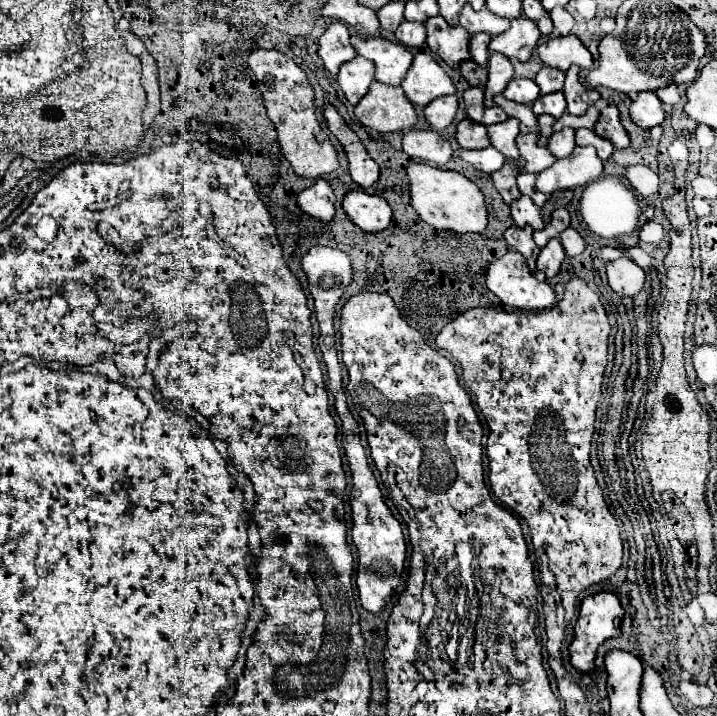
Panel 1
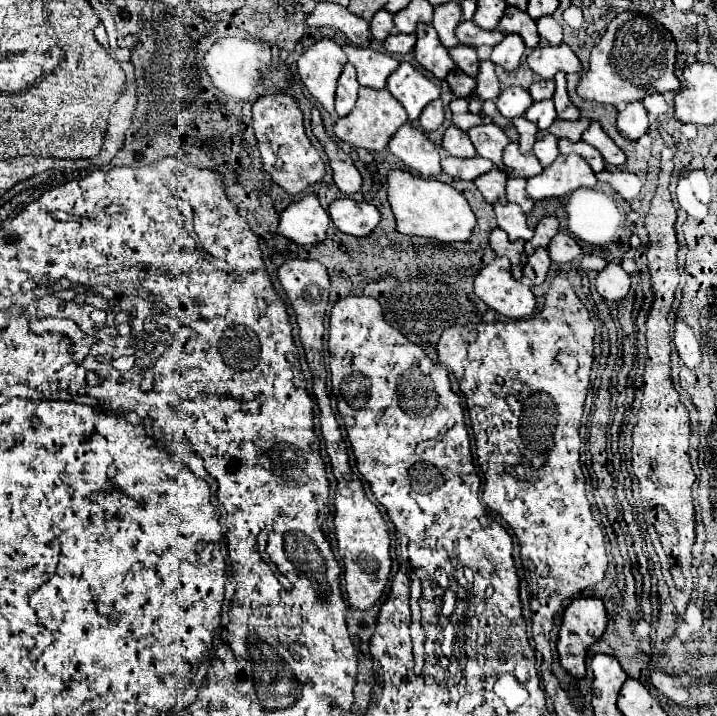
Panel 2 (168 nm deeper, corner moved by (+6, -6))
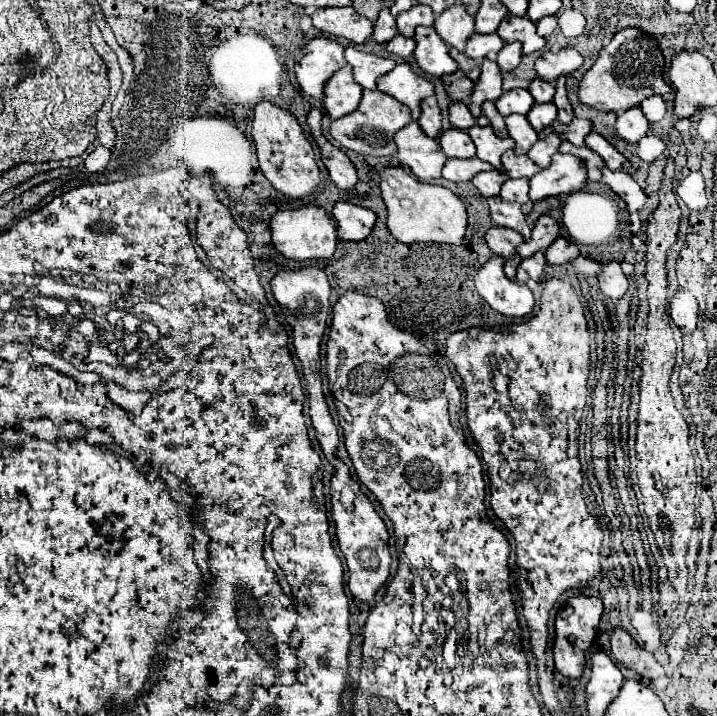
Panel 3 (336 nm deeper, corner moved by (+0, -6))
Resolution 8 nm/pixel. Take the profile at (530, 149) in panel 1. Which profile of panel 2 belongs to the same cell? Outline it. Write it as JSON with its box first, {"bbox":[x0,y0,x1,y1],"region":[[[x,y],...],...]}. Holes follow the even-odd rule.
{"bbox":[503,142,543,178],"region":[[[511,142],[505,146],[503,164],[505,164],[507,176],[511,176],[511,178],[515,178],[515,176],[531,178],[531,176],[541,174],[541,170],[543,170],[543,166],[537,162],[537,158],[533,154],[521,154],[519,152],[517,142]]]}

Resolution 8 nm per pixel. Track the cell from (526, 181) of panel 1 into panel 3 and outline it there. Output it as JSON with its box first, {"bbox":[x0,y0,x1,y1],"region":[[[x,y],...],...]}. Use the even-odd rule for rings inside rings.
{"bbox":[501,178,533,214],"region":[[[527,178],[507,180],[501,186],[501,198],[507,200],[507,202],[519,202],[525,214],[529,214],[531,208],[533,208],[533,202],[529,198],[529,180]]]}

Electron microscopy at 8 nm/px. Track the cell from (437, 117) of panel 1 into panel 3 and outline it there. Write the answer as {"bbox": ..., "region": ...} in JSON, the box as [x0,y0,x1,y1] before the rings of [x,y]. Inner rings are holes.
{"bbox":[419,98,441,138],"region":[[[425,98],[421,102],[421,118],[419,118],[421,128],[425,130],[425,134],[429,134],[431,138],[437,138],[437,134],[441,132],[441,108],[437,104],[437,98]]]}

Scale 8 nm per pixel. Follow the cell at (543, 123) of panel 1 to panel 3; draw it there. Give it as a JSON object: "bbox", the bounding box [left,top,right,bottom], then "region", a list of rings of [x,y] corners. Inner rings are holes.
{"bbox":[505,114,537,154],"region":[[[511,114],[505,118],[507,122],[507,130],[511,134],[511,138],[517,142],[515,146],[515,152],[517,154],[527,154],[527,150],[537,142],[537,132],[533,130],[531,122],[527,120],[527,116],[521,116],[521,114]]]}

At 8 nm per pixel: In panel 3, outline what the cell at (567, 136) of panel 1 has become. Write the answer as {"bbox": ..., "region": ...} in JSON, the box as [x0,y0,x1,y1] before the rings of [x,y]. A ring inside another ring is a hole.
{"bbox":[527,132,561,168],"region":[[[551,132],[549,136],[537,140],[537,142],[533,144],[533,148],[527,152],[527,156],[529,156],[535,164],[539,164],[541,168],[547,168],[547,166],[551,164],[551,156],[559,150],[559,144],[561,144],[561,138],[559,138],[555,132]]]}

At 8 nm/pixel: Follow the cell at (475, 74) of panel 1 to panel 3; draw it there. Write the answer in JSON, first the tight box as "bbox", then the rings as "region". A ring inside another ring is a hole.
{"bbox":[441,70,473,102],"region":[[[463,70],[443,76],[441,80],[443,80],[445,90],[453,102],[467,102],[467,98],[471,96],[471,90],[473,90],[473,82],[463,74]]]}

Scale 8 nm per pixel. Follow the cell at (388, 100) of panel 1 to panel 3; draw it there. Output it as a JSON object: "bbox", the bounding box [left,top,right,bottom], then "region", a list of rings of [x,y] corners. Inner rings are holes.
{"bbox":[331,90,411,156],"region":[[[363,90],[363,98],[353,114],[347,114],[343,118],[337,118],[331,122],[331,136],[349,150],[355,150],[359,154],[369,156],[395,156],[397,146],[393,142],[393,136],[397,130],[407,126],[411,122],[411,112],[401,102],[395,102],[389,94],[383,94],[381,90]]]}

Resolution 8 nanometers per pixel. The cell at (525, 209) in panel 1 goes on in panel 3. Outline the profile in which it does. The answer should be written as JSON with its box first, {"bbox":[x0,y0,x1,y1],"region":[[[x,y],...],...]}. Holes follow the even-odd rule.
{"bbox":[489,198,531,240],"region":[[[491,198],[489,210],[495,226],[517,230],[523,236],[523,240],[531,238],[531,228],[527,226],[525,214],[517,202],[503,202],[501,198]]]}

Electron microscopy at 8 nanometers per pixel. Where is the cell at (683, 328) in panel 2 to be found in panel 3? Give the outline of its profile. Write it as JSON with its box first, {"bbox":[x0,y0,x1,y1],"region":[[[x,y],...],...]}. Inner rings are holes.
{"bbox":[669,290,697,336],"region":[[[677,290],[677,294],[671,300],[671,310],[669,310],[673,322],[679,326],[683,336],[691,336],[697,328],[697,300],[689,290]]]}

